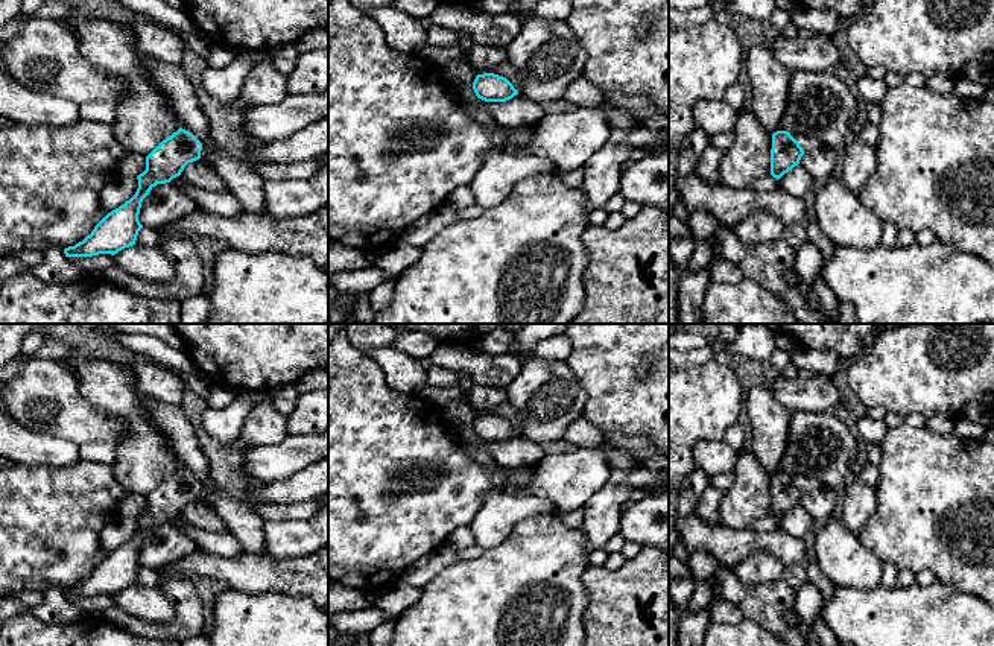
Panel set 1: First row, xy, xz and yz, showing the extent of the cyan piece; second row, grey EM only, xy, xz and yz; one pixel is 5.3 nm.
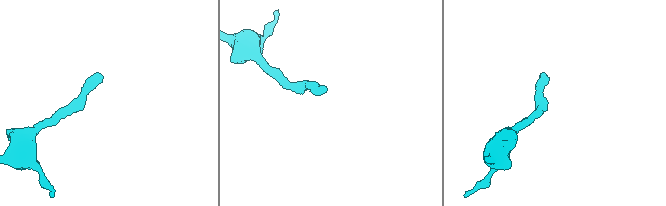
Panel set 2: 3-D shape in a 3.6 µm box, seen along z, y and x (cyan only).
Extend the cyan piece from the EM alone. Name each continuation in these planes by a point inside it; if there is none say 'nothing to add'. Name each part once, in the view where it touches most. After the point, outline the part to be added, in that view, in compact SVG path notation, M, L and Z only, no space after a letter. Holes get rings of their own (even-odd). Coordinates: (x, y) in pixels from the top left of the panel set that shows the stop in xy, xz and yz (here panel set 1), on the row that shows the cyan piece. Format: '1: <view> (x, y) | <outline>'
1: yz (806, 142) | M790 132L790 135L799 143L804 154L822 146L821 141L813 135L801 135L801 134L795 134L795 132Z

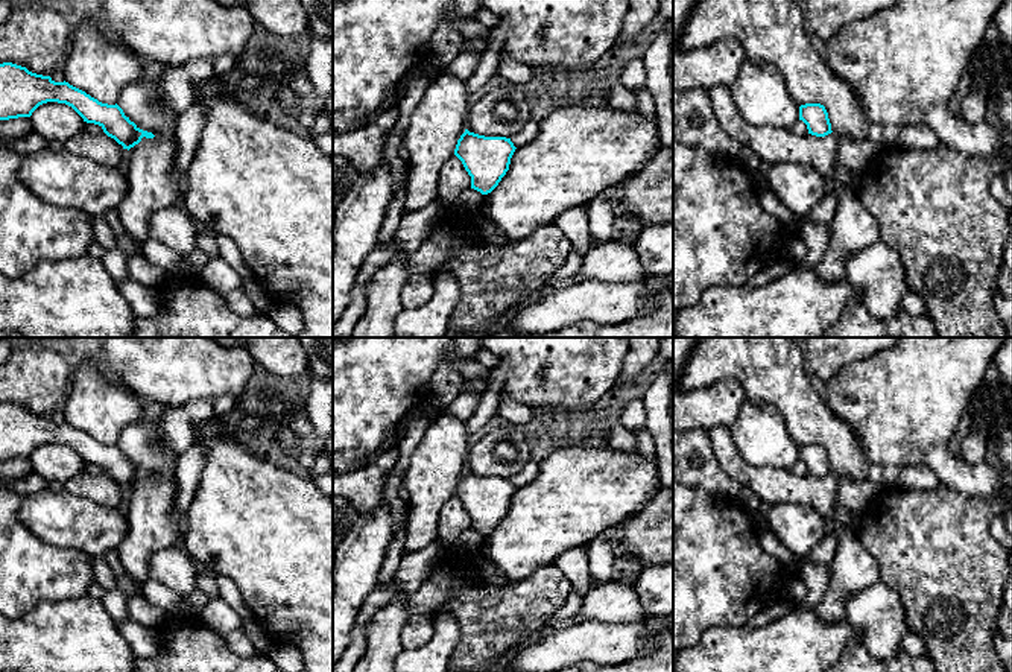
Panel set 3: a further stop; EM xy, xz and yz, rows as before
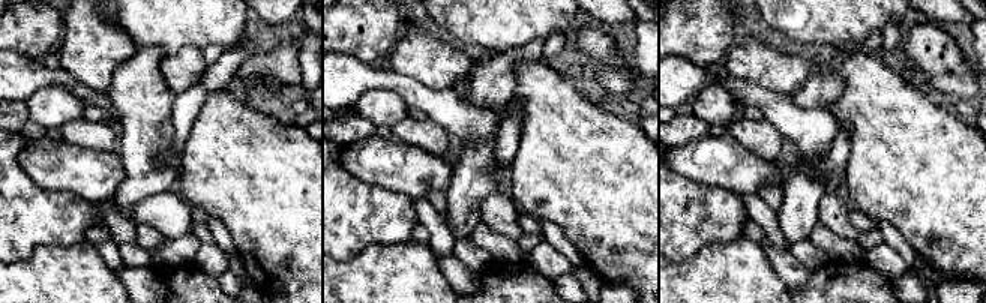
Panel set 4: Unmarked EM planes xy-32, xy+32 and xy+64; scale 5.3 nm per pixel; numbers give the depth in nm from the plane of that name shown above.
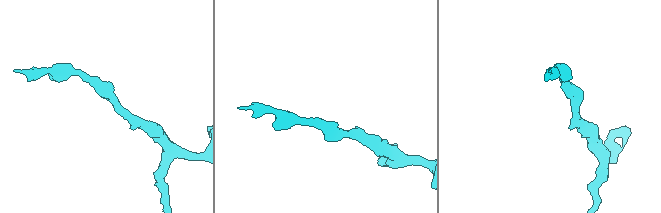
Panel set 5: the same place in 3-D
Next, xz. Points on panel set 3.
nothing to add

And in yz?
nothing to add

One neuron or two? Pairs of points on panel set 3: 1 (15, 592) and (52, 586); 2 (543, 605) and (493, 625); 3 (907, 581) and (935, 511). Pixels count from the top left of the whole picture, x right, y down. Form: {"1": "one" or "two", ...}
{"1": "one", "2": "one", "3": "one"}

